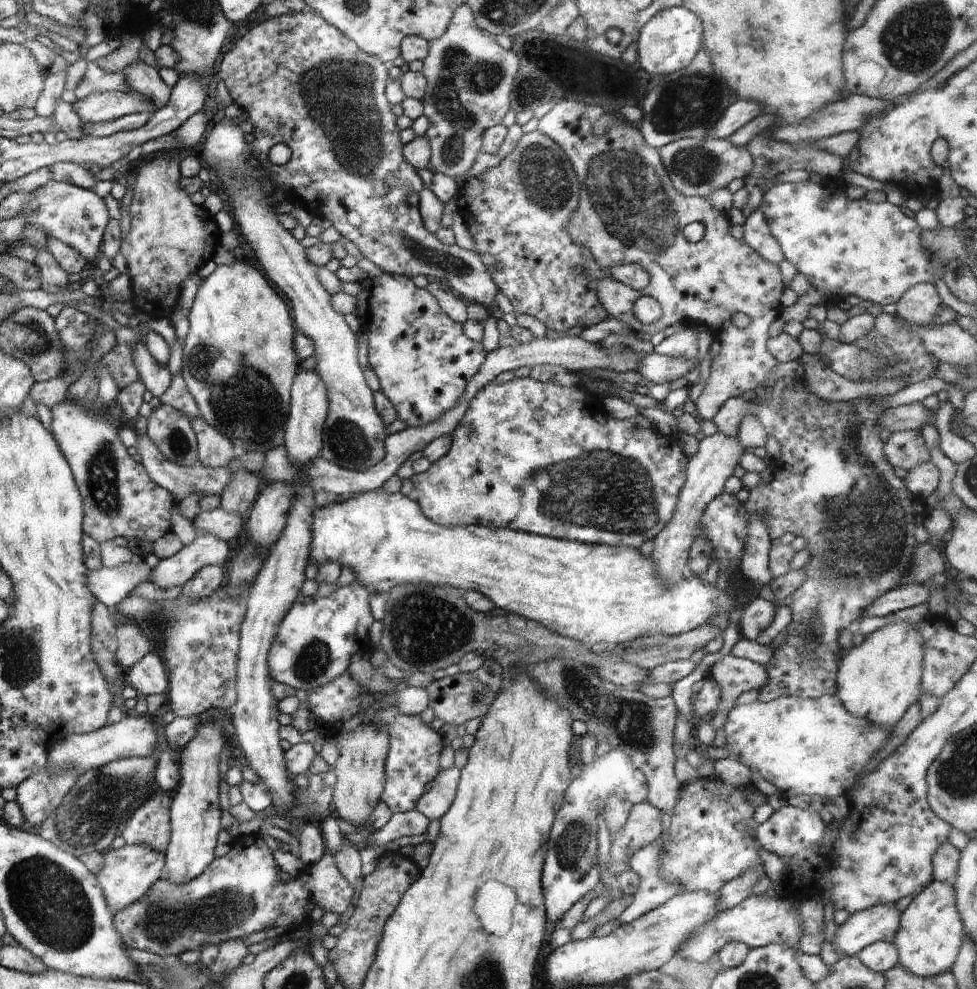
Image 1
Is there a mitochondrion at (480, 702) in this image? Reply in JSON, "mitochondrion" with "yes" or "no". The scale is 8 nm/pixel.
{"mitochondrion":"yes"}

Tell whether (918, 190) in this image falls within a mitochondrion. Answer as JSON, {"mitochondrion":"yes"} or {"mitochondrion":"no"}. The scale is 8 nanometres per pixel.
{"mitochondrion":"no"}

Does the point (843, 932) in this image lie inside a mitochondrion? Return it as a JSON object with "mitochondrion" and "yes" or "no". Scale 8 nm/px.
{"mitochondrion":"no"}

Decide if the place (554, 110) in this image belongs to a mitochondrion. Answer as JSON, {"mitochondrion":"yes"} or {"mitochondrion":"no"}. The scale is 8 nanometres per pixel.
{"mitochondrion":"no"}

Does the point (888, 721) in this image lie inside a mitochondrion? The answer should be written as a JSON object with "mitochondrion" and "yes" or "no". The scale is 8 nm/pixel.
{"mitochondrion":"no"}

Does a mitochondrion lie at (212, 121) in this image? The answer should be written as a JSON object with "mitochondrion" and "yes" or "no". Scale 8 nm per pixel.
{"mitochondrion":"no"}

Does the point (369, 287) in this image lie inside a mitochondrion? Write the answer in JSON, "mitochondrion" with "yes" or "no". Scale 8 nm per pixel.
{"mitochondrion":"no"}

